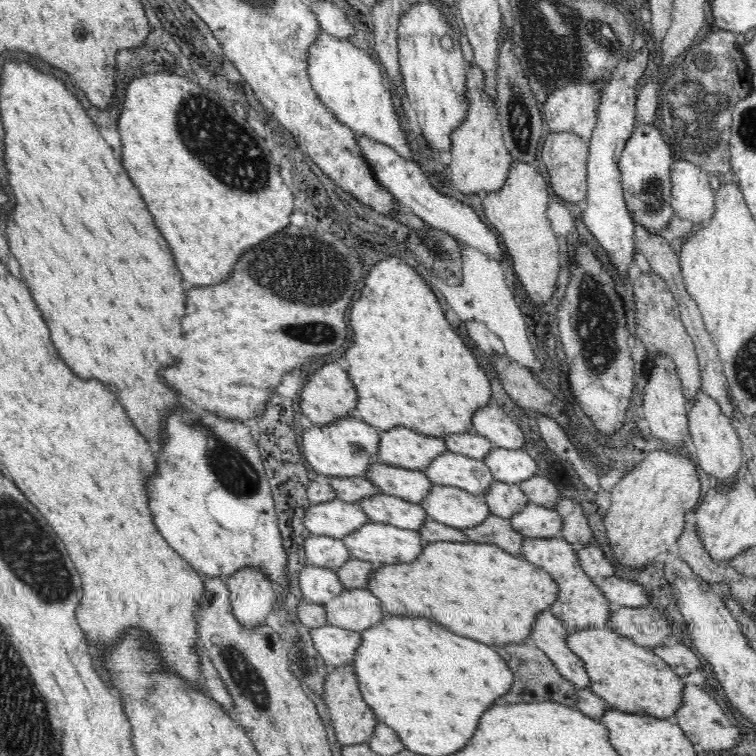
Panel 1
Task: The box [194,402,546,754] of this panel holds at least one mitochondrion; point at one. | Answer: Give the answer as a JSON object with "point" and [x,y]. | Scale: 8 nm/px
{"point":[243,675]}

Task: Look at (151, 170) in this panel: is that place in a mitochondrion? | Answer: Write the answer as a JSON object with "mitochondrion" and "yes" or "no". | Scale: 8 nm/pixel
{"mitochondrion":"no"}

